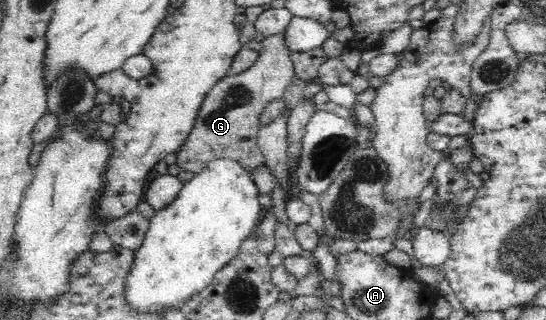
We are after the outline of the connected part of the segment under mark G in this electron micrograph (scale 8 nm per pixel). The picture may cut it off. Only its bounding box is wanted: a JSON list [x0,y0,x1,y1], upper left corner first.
[176,33,294,173]

